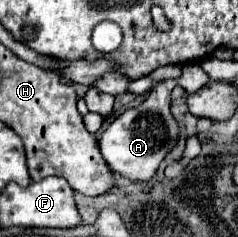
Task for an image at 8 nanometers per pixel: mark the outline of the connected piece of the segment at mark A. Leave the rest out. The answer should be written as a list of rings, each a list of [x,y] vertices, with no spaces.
[[[150,90],[150,96],[142,102],[142,106],[136,110],[126,110],[106,128],[100,138],[100,152],[110,170],[118,172],[120,176],[128,180],[150,180],[156,174],[158,164],[176,144],[178,136],[180,126],[170,114],[170,100],[162,94],[156,96],[156,92]]]

